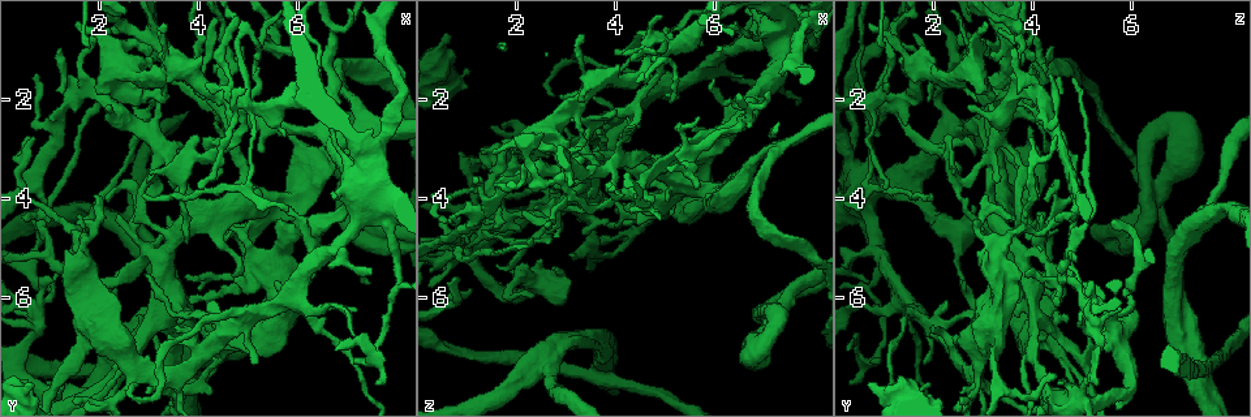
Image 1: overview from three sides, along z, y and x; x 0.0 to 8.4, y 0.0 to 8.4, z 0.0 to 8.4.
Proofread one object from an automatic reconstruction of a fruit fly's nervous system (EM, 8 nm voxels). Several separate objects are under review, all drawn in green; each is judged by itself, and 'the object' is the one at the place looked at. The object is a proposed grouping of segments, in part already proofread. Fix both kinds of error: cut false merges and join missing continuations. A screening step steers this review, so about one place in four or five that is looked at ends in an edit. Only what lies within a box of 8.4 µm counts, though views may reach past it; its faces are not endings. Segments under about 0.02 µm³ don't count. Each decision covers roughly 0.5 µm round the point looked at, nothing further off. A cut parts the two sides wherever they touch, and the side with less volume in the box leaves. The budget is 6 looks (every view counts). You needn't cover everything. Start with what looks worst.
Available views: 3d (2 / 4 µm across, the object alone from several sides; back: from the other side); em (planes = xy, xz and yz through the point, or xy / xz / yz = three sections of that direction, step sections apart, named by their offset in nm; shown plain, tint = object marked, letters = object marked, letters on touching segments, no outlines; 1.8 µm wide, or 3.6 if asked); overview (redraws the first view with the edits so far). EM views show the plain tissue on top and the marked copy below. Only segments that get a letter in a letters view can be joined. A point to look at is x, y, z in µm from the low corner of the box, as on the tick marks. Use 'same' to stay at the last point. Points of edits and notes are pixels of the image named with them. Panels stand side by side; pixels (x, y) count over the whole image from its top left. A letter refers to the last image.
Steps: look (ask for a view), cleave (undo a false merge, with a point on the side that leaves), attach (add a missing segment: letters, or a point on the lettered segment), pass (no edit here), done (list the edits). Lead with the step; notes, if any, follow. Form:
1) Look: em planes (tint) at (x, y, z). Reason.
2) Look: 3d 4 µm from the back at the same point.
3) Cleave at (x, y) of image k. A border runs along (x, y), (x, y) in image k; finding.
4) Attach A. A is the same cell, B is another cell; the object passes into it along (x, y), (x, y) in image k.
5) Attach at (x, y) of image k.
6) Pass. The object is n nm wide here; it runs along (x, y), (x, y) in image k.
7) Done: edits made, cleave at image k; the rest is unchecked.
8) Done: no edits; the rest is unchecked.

Look: em planes (letters) at (0.60, 7.70, 0.75). End of a long branch.

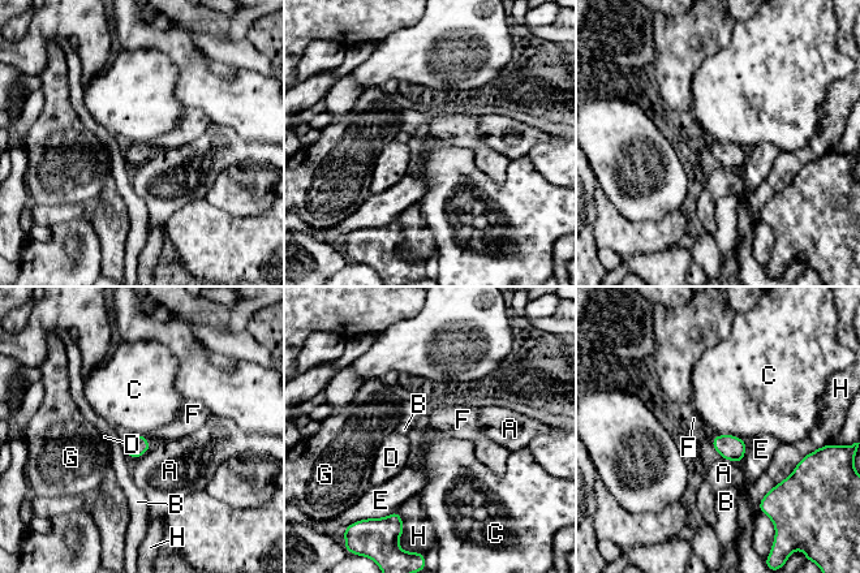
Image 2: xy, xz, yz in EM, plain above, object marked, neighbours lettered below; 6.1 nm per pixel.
Attach F. F is the same cell, A, B, C, D, E, G and H are other cells; the object passes into it along (730, 447), (714, 439), (693, 418) in image 2; the neuron continues.

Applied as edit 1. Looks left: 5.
Look: overview.

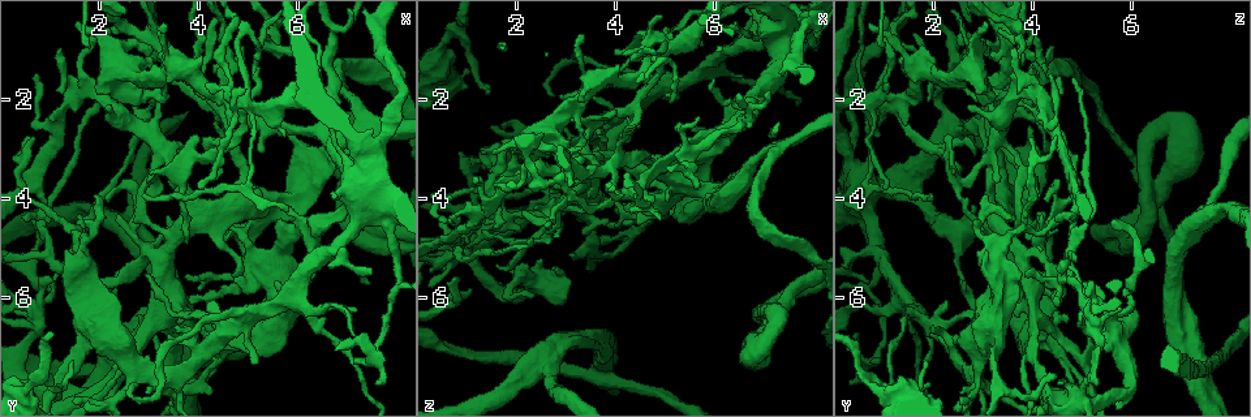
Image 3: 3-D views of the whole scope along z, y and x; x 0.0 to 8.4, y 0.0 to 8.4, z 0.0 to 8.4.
Look: em xy step 8 (tint) at (4.90, 2.10, 1.10). Four or more arms meet.

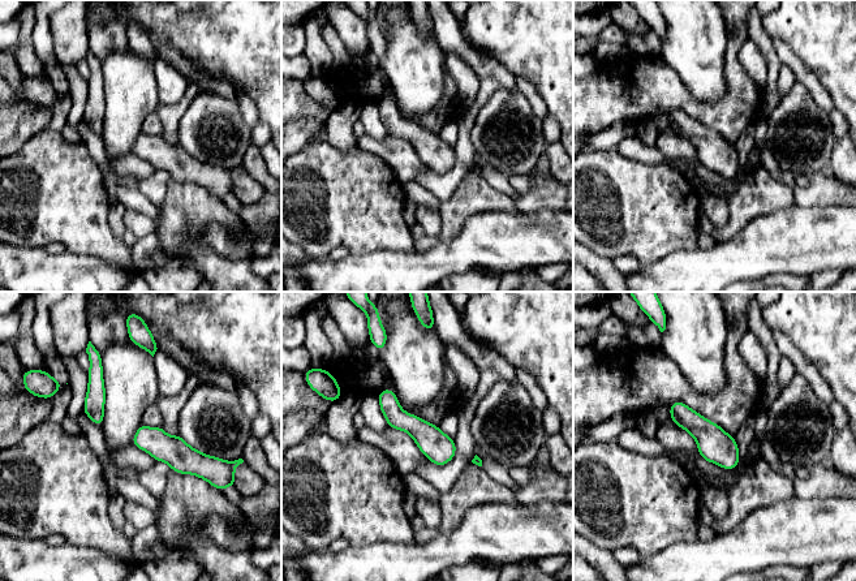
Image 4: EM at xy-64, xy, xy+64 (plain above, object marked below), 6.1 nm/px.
Look: em planes (letters) at the same point.

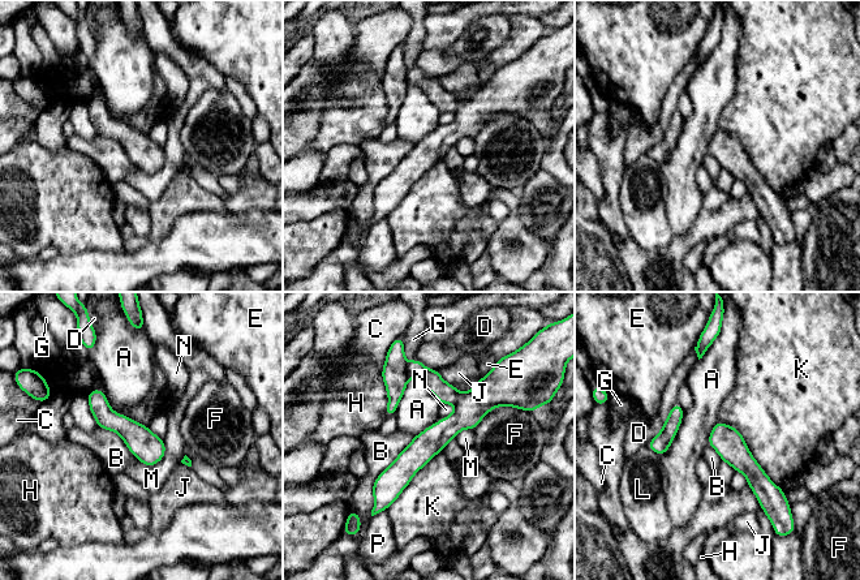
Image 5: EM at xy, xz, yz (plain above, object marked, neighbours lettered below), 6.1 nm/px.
Pass. A, B, C, D, E, F, G, H, J, K, L, M, N and P are other cells; a border runs along (441, 403), (409, 378), (395, 412) in image 5; all the same neuron.

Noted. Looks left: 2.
Done: edits made, attach at image 2; the rest is unchecked.

